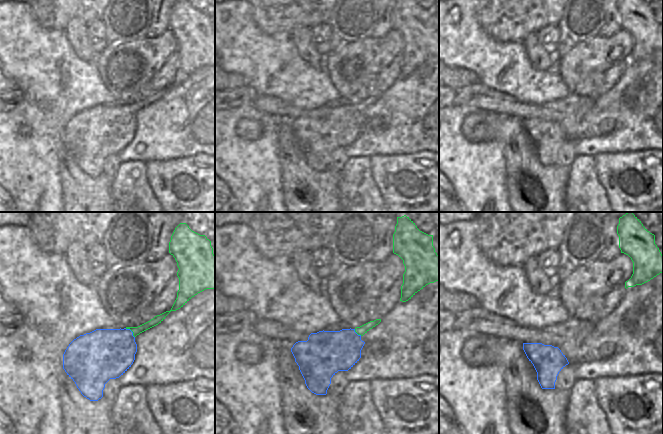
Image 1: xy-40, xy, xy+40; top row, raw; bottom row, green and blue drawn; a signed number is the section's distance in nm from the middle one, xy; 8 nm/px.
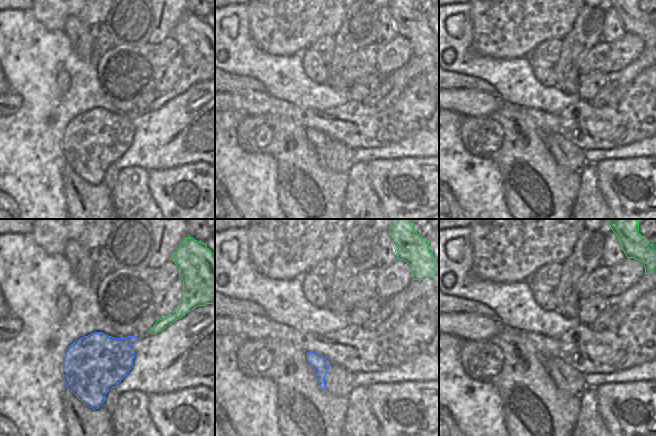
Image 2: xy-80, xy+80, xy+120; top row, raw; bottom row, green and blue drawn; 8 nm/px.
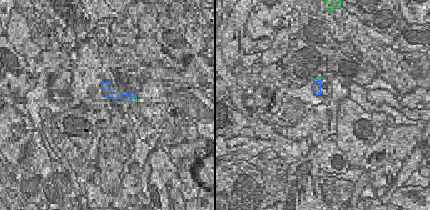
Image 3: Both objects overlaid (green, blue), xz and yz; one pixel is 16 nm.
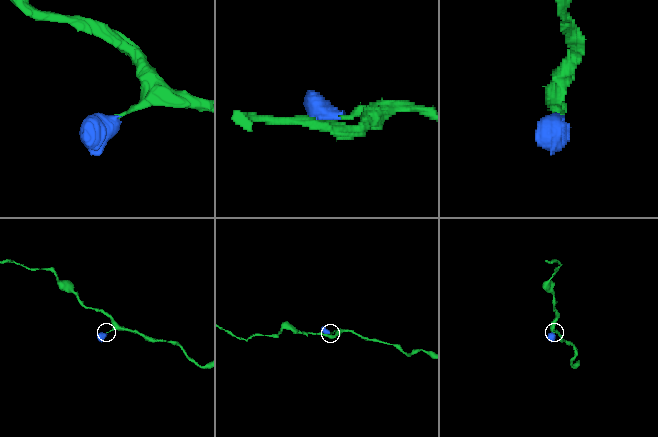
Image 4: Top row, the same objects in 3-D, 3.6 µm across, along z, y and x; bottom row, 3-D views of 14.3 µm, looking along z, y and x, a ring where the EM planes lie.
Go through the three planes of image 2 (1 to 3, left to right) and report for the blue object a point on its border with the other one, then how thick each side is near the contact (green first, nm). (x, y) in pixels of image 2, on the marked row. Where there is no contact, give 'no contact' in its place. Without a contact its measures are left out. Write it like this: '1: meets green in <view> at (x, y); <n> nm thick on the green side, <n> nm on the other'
1: no contact
2: no contact
3: no contact

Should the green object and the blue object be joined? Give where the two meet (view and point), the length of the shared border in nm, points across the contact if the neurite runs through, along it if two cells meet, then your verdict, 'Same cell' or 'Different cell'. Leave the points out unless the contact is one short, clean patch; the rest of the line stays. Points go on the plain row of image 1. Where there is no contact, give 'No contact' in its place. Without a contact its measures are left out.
Touches green at xy-40 (131, 106). Shared border 110 nm. Path across: xy-40 (156, 96), (138, 106), (131, 106), (109, 128). Same cell

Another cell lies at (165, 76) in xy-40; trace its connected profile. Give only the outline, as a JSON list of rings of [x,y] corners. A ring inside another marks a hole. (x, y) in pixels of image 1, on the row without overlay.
[[[178,52],[172,53],[165,64],[159,69],[153,80],[154,91],[160,91],[166,87],[170,87],[176,74],[177,68],[179,66],[179,54]]]

